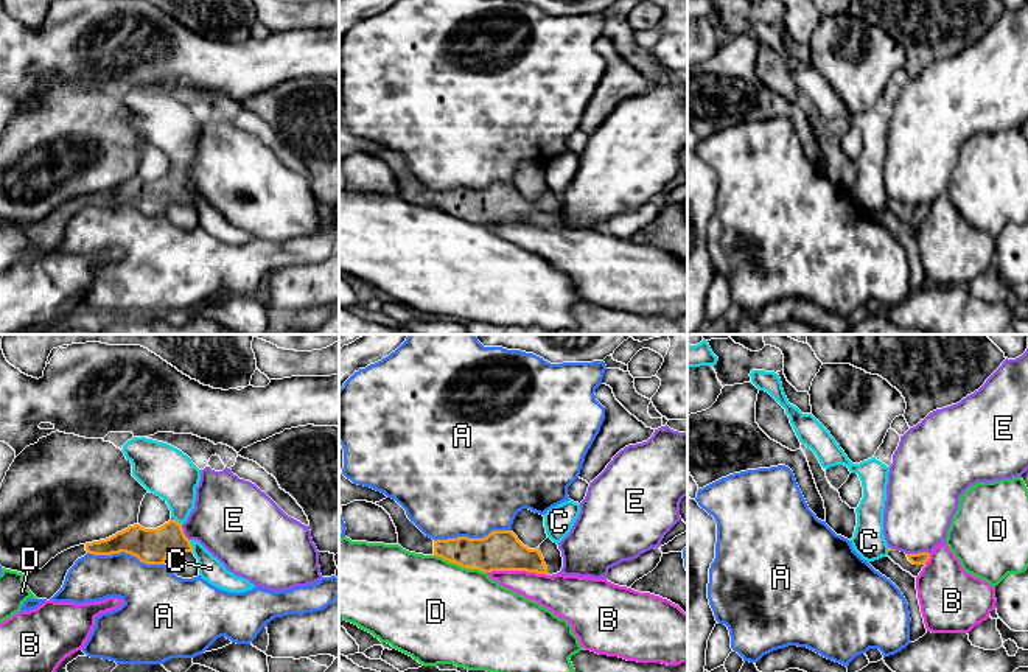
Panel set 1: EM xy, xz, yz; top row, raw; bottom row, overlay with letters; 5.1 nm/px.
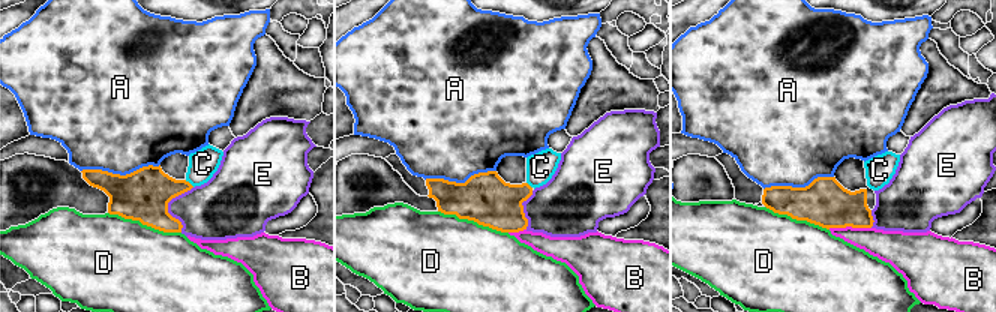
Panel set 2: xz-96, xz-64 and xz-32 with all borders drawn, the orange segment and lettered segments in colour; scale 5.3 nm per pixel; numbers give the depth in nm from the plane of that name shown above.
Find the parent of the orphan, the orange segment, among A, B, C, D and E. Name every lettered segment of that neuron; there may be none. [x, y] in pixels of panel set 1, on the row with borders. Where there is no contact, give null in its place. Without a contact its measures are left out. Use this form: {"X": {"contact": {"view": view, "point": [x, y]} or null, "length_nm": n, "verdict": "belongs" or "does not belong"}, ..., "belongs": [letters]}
{"A": {"contact": {"view": "xy", "point": [126, 552]}, "length_nm": 400, "verdict": "does not belong"}, "B": {"contact": {"view": "xz", "point": [518, 570]}, "length_nm": 320, "verdict": "does not belong"}, "C": {"contact": {"view": "xy", "point": [192, 546]}, "length_nm": 70, "verdict": "does not belong"}, "D": {"contact": {"view": "xz", "point": [461, 565]}, "length_nm": 280, "verdict": "does not belong"}, "E": {"contact": {"view": "yz", "point": [919, 552]}, "length_nm": 120, "verdict": "does not belong"}, "belongs": []}

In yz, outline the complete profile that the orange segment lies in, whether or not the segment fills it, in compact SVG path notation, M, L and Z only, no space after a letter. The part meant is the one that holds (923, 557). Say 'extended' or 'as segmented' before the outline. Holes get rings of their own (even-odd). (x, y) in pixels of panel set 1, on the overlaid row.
extended; M888 548L888 557L904 571L910 572L913 577L918 577L925 563L928 562L930 554L928 552L905 554Z

